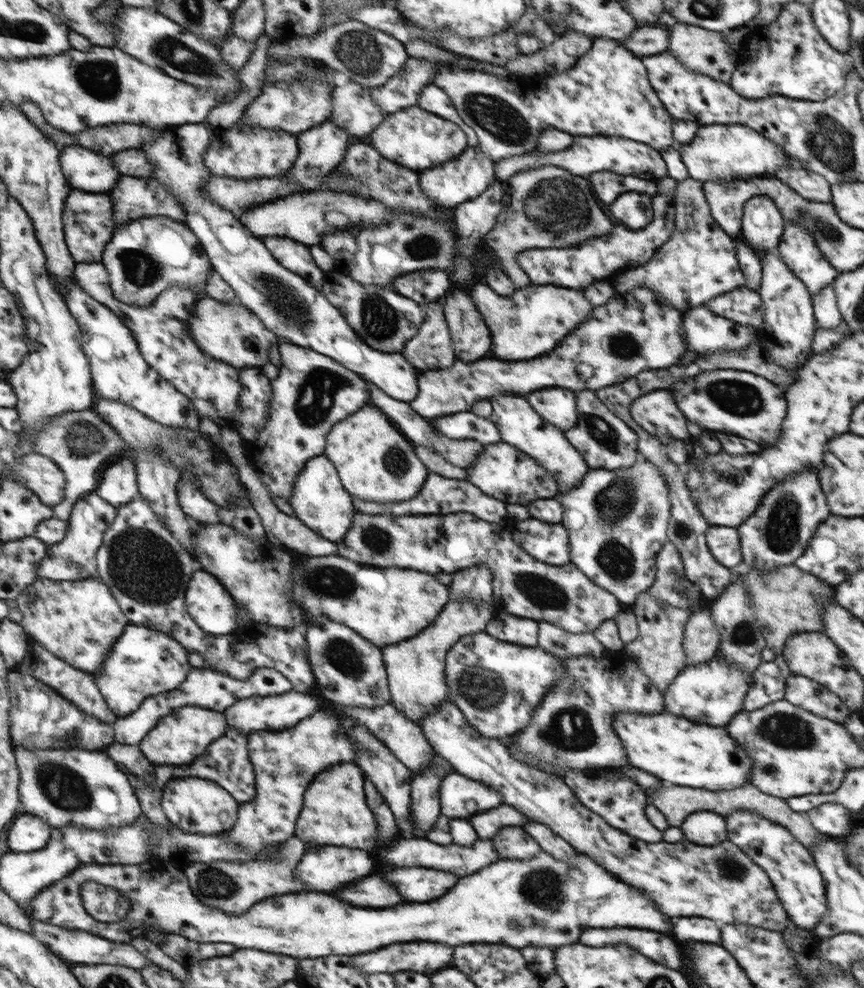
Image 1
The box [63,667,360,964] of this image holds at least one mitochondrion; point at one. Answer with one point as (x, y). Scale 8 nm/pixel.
(213, 883)

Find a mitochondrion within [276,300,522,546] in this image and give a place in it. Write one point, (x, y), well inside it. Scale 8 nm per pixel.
(316, 392)

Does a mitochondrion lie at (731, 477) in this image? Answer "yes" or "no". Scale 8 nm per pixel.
yes

